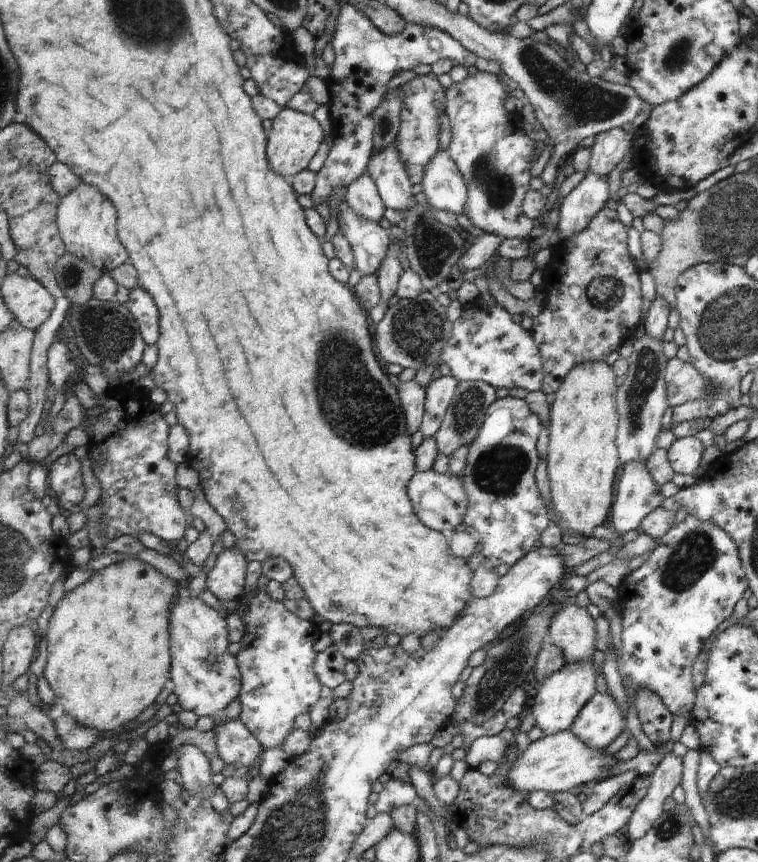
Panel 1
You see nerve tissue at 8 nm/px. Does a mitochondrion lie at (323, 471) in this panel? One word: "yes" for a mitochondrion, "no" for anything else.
no

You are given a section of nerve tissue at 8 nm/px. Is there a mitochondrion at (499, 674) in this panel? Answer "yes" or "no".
yes

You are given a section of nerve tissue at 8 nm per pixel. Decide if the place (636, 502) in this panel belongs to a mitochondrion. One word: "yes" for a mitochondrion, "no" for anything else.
no

